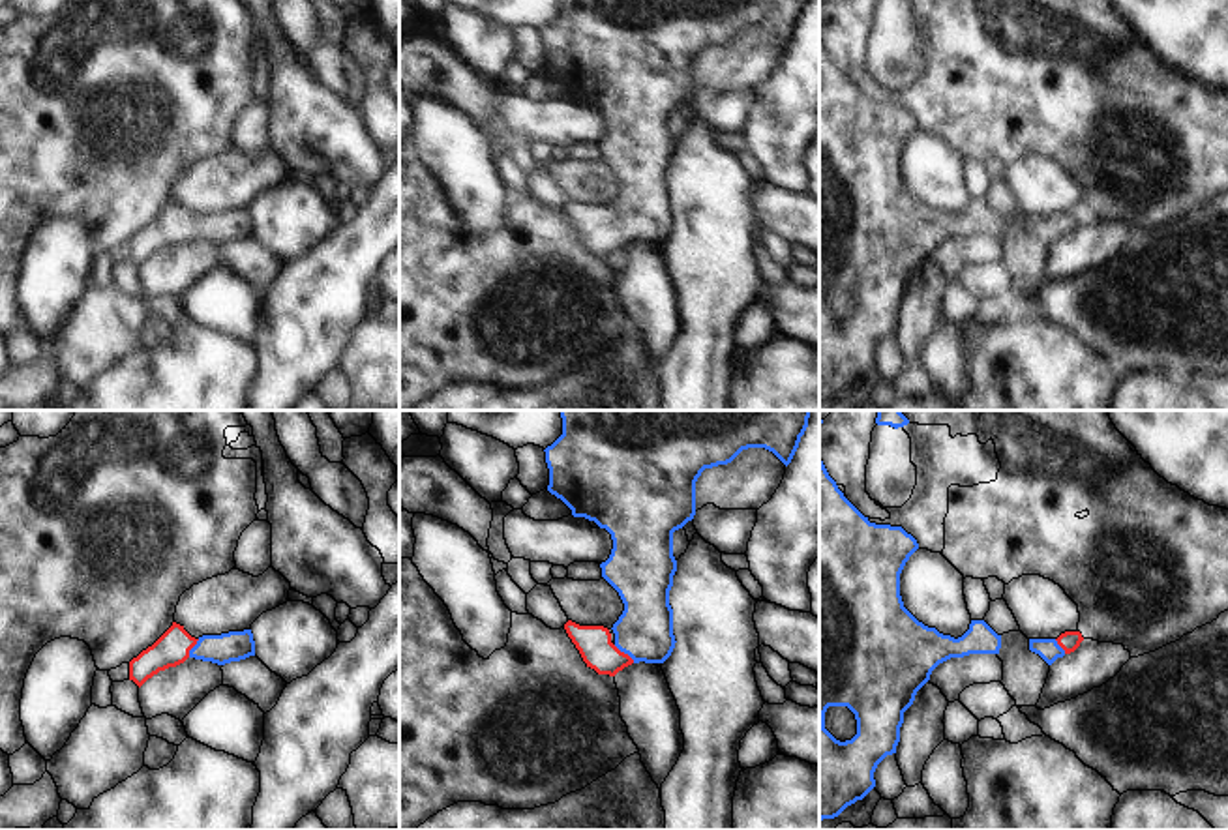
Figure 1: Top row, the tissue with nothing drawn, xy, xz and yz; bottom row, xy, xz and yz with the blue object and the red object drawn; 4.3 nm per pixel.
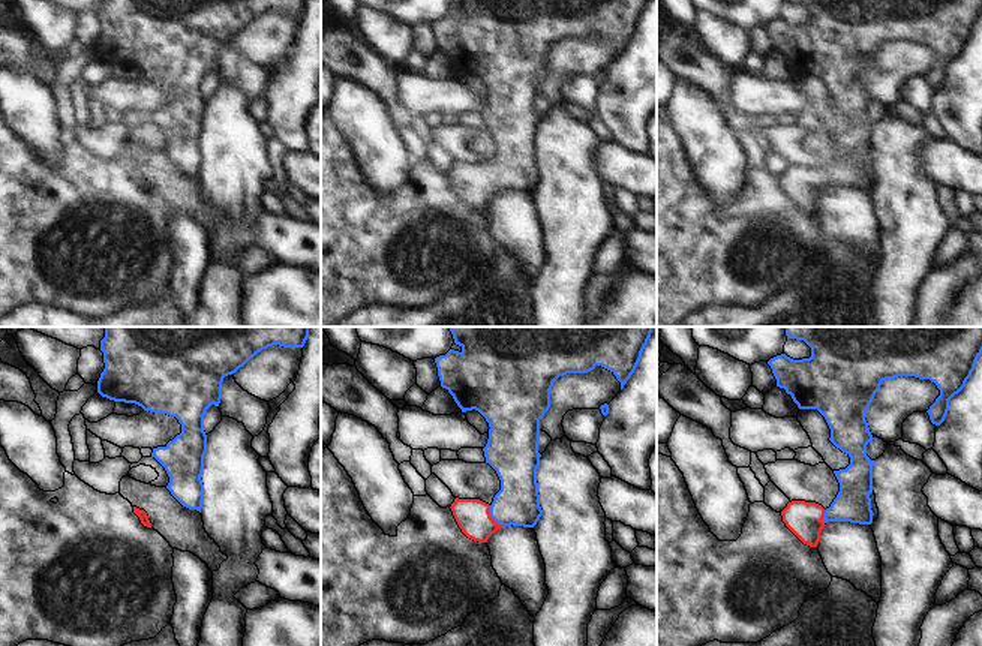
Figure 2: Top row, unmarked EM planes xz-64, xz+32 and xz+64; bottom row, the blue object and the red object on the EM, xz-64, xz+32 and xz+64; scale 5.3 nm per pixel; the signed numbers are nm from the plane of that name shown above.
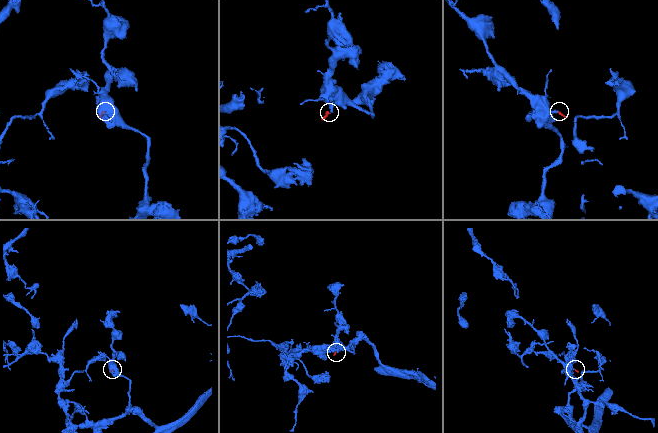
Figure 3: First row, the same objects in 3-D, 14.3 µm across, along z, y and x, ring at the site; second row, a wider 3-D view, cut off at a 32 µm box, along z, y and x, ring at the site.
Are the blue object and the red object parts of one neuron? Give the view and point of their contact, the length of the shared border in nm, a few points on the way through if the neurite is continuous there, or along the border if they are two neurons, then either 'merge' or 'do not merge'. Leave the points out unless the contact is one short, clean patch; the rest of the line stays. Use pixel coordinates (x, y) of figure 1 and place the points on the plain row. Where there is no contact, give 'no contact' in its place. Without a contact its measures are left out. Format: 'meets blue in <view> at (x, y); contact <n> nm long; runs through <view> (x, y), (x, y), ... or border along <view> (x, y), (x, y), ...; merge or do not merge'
meets blue in xz at (625, 233); contact 120 nm long; runs through xz (645, 208), (625, 233), (602, 233), (595, 225); merge

